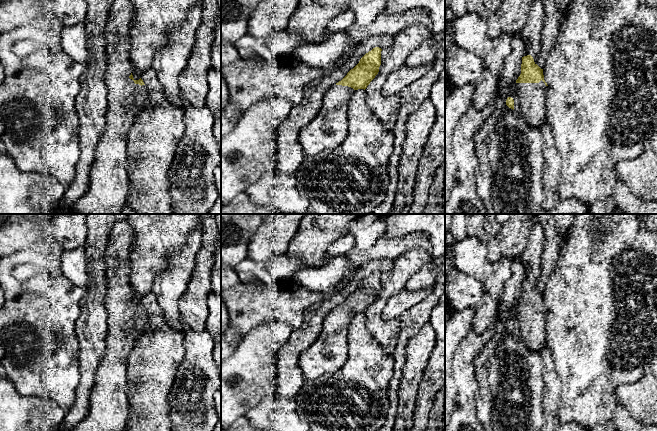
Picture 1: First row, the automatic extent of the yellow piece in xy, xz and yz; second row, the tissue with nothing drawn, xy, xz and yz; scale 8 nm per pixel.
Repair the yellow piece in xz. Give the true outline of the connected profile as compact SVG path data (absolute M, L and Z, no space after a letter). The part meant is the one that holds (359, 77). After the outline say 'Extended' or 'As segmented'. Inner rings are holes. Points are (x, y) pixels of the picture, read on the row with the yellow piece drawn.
M379 47L366 53L347 75L325 94L317 116L299 133L299 143L306 157L338 147L348 135L348 102L355 90L366 89L379 72Z. Extended

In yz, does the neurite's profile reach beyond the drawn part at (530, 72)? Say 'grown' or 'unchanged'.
grown

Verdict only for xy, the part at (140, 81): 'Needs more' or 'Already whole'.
Needs more

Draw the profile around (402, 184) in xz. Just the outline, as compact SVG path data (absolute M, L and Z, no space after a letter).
M430 99L425 100L421 106L413 112L406 122L406 137L402 146L398 171L398 188L389 214L409 214L413 202L413 191L416 182L418 163L423 149L428 140L429 133L435 122L436 109Z

